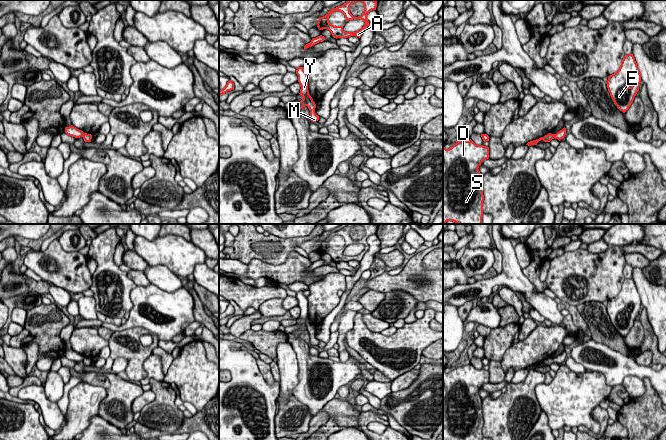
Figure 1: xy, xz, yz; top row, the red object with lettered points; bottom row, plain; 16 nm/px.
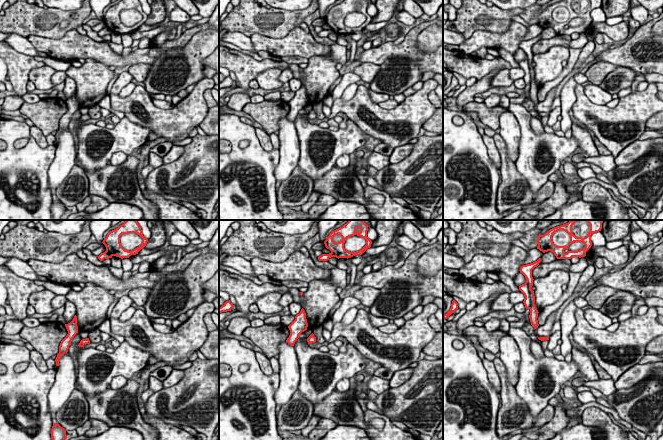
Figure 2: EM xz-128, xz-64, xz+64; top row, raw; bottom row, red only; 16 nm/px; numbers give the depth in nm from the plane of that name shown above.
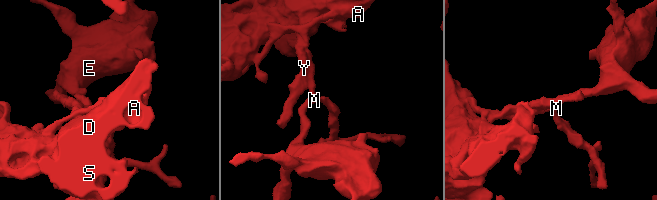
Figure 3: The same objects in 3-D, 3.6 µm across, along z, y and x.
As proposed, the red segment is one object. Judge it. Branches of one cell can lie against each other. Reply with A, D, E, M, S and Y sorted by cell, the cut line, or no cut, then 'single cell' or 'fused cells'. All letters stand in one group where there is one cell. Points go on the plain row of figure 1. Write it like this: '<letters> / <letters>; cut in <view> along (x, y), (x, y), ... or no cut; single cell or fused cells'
A D S Y / E M; cut in xz along (315, 331), (309, 333); fused cells

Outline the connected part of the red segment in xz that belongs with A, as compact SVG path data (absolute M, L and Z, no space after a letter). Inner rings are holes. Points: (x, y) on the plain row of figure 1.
M348 224L343 229L331 233L325 240L320 241L317 246L317 251L319 254L323 254L323 253L329 254L332 260L336 263L337 262L348 262L351 260L356 260L360 262L364 254L369 250L367 238L372 234L376 234L376 231L377 231L377 225L375 224ZM356 226L362 226L364 228L364 237L358 241L354 241L350 237L350 230ZM335 235L342 236L346 242L346 246L349 244L353 244L353 243L361 243L365 246L365 249L356 256L345 256L343 254L343 250L334 250L329 246L329 240Z

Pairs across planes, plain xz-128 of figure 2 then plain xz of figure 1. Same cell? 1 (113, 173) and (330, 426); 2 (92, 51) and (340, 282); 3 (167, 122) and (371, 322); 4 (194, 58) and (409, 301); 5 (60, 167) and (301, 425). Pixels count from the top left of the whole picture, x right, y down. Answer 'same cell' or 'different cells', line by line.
1: different cells
2: different cells
3: different cells
4: same cell
5: different cells

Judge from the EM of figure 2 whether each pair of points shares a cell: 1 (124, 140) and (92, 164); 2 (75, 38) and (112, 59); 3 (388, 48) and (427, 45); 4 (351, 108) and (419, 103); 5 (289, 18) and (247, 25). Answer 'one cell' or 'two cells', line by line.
1: one cell
2: one cell
3: two cells
4: one cell
5: one cell

